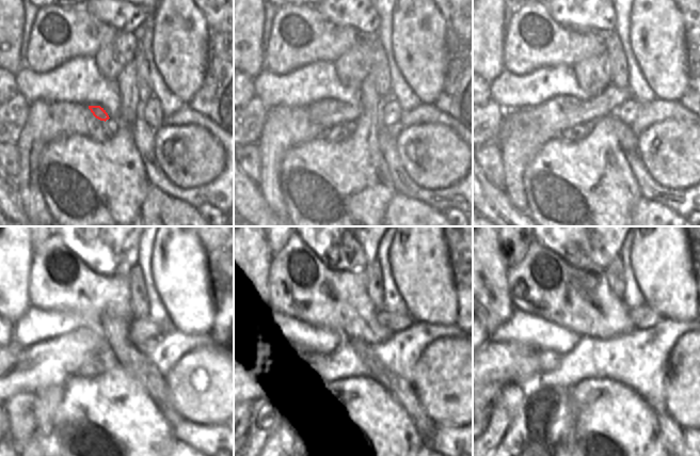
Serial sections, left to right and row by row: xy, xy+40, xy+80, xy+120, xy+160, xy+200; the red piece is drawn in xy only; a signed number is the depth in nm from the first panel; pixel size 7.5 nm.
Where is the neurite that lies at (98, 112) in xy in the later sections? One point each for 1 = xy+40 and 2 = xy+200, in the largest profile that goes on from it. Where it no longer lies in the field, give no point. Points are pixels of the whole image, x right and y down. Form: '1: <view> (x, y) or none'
1: xy+40 (327, 113)
2: xy+200 (508, 363)

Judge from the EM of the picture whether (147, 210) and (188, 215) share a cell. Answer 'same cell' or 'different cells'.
same cell

